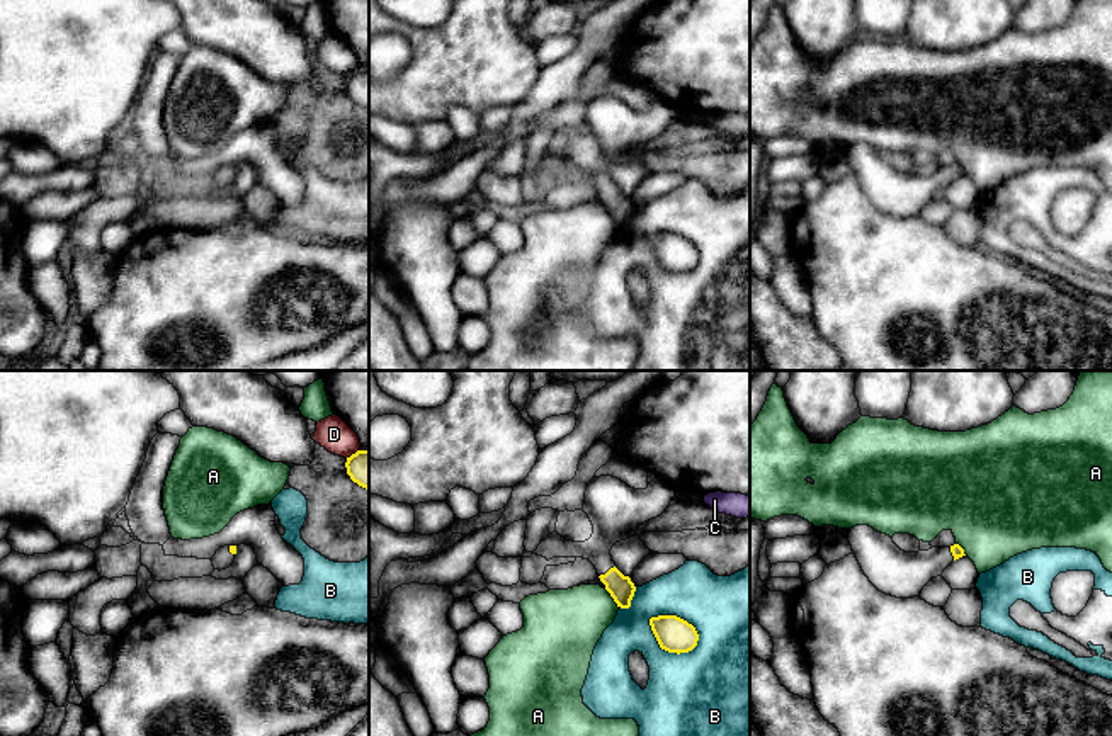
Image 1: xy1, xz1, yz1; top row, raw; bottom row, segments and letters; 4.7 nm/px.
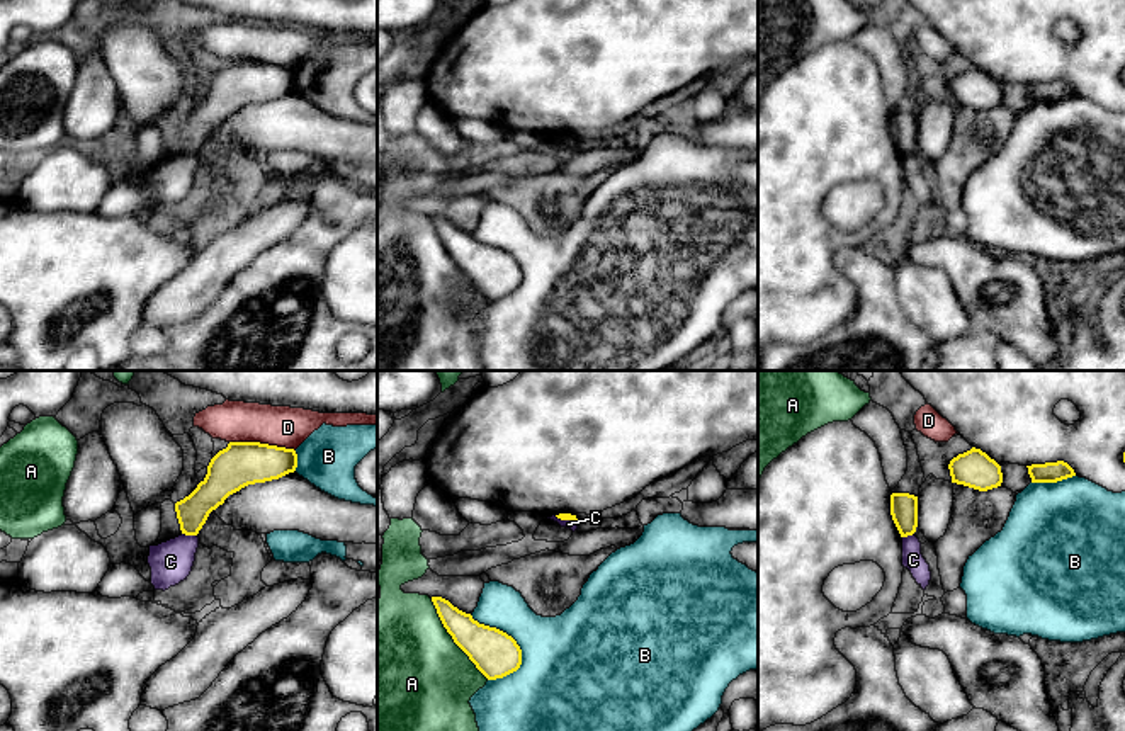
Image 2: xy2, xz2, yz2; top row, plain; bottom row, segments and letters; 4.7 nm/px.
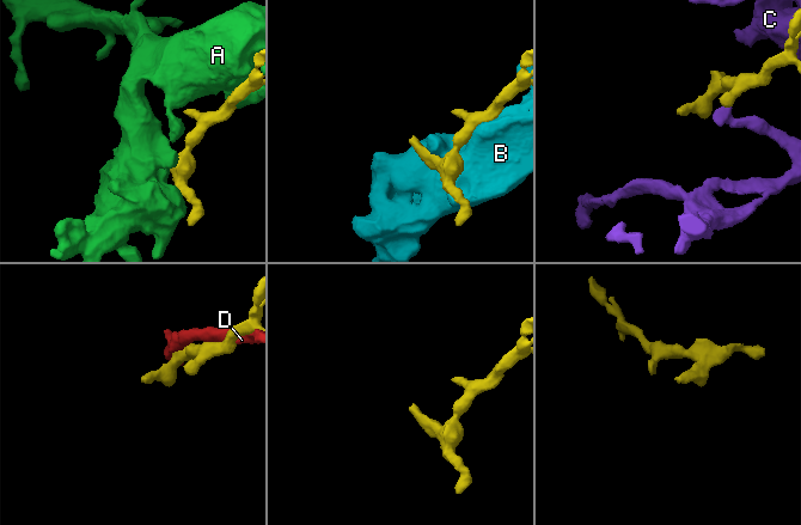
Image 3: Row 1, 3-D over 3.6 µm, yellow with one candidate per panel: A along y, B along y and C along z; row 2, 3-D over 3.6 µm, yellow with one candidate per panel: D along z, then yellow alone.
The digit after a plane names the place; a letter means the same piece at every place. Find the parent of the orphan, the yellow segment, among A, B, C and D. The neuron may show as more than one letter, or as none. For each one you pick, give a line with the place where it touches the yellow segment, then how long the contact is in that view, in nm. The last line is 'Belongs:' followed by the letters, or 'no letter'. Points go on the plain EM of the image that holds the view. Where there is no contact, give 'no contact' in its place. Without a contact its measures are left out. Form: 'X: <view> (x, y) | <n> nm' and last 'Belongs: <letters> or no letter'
Belongs: no letter

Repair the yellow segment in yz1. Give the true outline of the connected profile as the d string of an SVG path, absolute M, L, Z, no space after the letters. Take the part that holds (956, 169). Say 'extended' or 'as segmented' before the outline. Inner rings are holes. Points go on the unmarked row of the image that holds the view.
extended | M869 144L847 150L864 194L879 211L896 218L918 216L932 197L940 195L952 180L966 175L959 163L905 172L889 155Z

